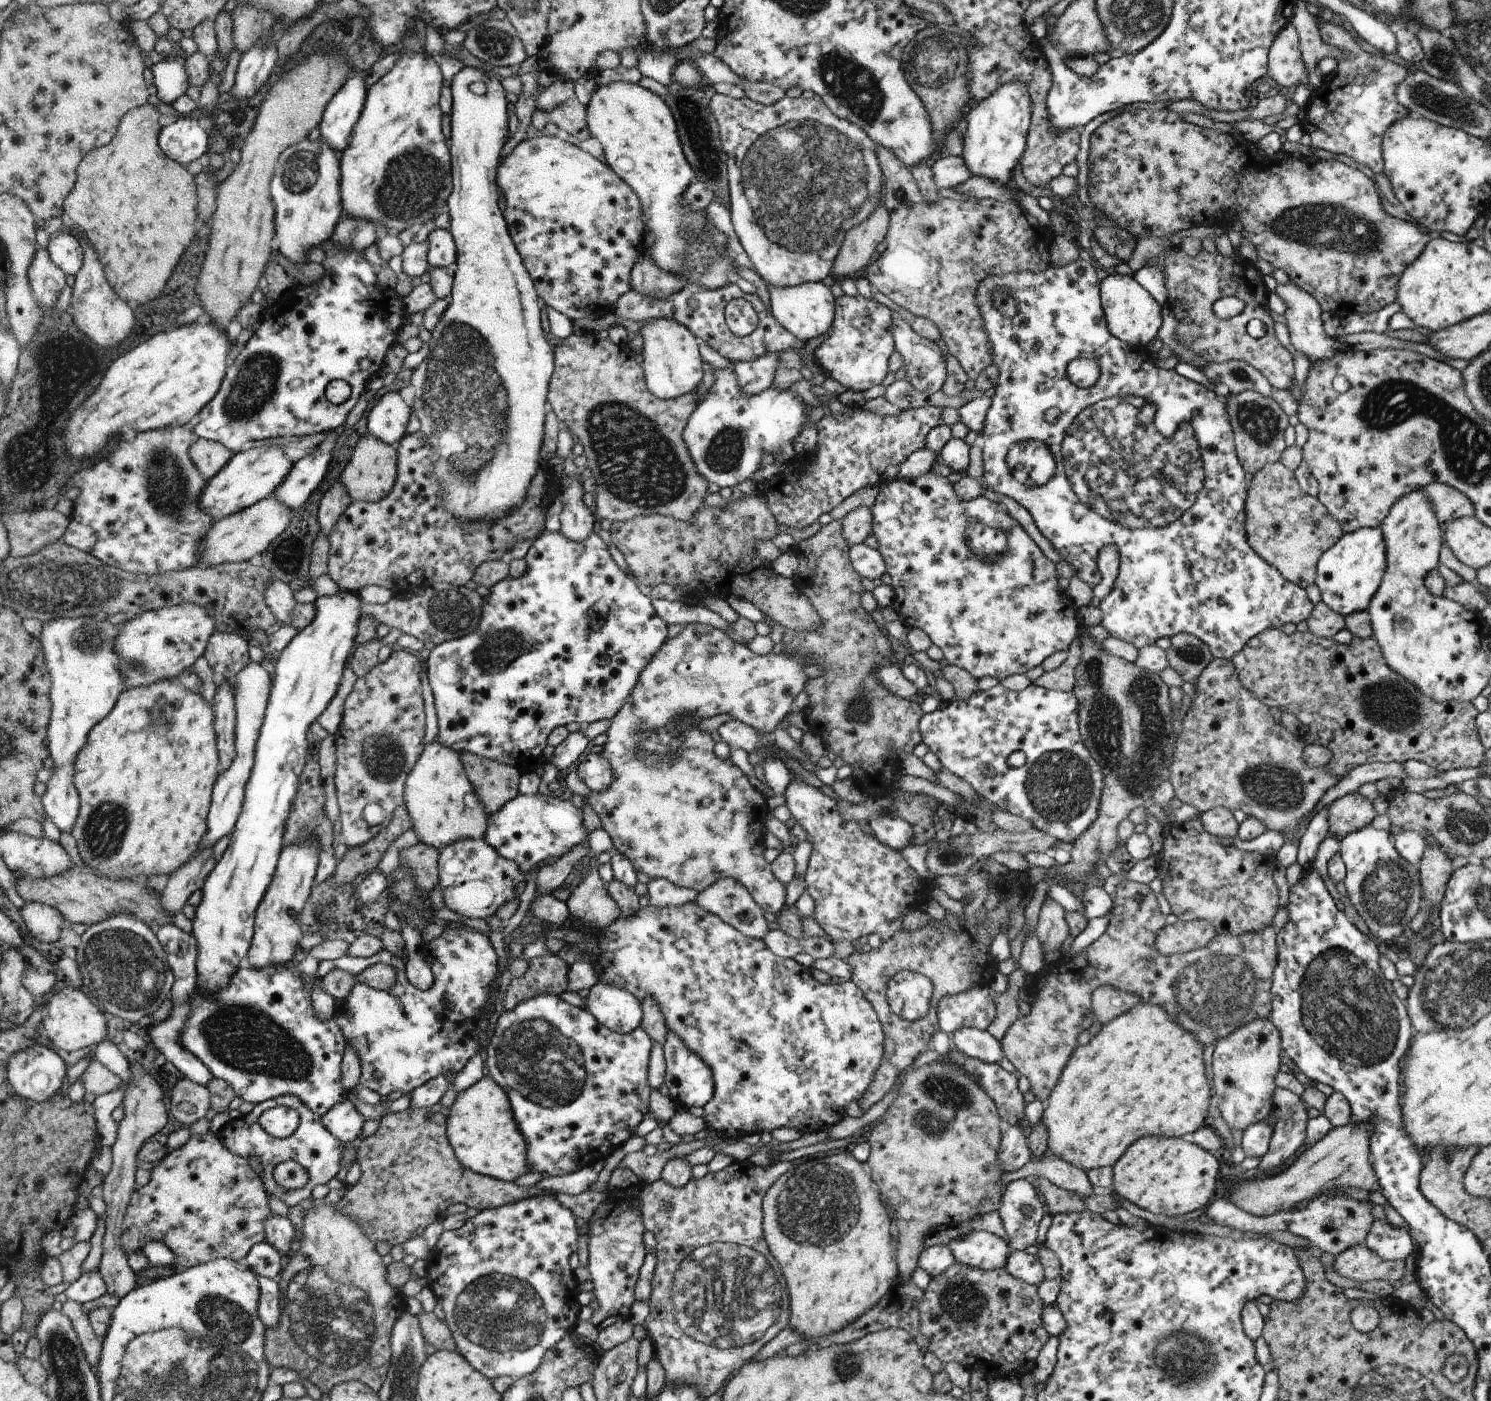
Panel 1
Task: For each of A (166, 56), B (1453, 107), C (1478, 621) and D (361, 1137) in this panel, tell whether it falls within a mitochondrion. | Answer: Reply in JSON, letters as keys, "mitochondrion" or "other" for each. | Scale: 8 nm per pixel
{"A":"other","B":"mitochondrion","C":"other","D":"other"}

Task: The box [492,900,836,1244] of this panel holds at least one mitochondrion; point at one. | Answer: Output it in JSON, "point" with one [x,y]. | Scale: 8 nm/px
{"point":[546,1067]}

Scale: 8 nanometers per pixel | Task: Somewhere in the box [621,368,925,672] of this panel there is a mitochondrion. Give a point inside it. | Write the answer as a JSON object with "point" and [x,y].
{"point":[723,454]}

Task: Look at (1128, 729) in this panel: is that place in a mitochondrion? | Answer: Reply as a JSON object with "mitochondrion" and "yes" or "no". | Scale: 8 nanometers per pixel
{"mitochondrion":"yes"}

